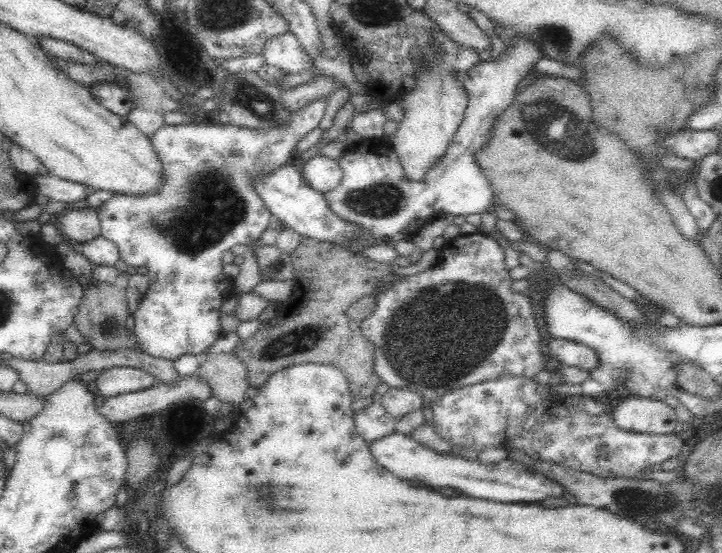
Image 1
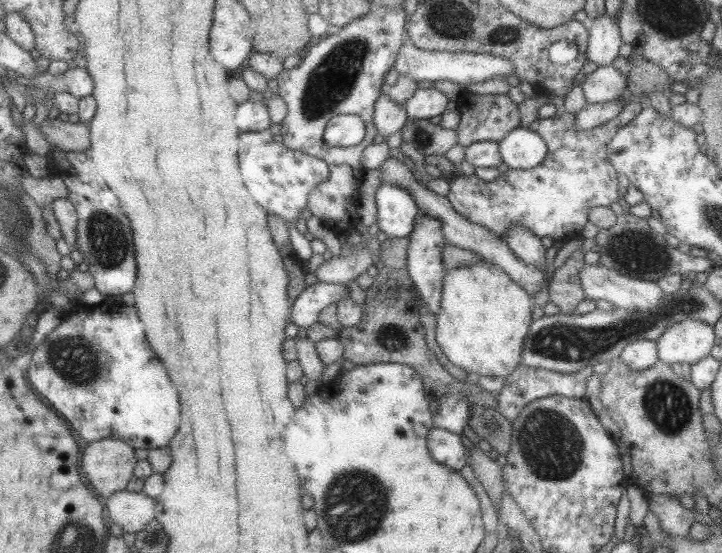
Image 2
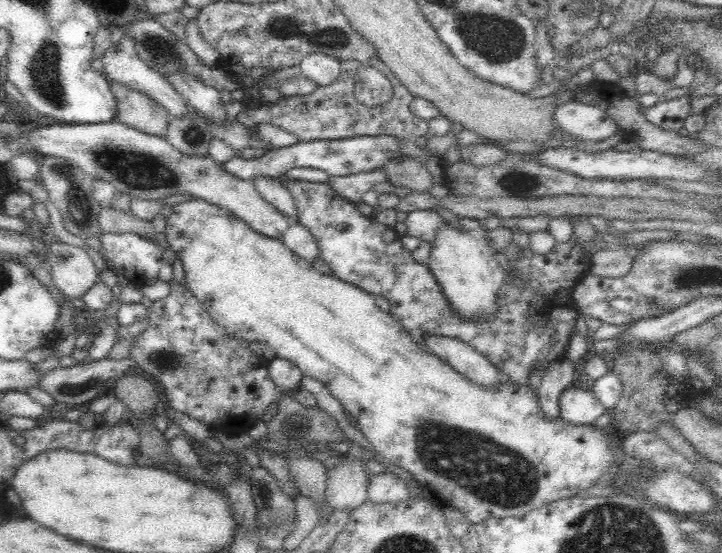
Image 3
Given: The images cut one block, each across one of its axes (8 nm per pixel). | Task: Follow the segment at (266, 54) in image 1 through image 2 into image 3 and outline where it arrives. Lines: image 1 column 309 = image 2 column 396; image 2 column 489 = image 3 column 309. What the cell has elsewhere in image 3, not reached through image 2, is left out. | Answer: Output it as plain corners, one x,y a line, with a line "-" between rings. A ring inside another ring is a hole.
318,52
307,54
298,65
302,76
318,84
318,87
332,84
340,74
339,60

